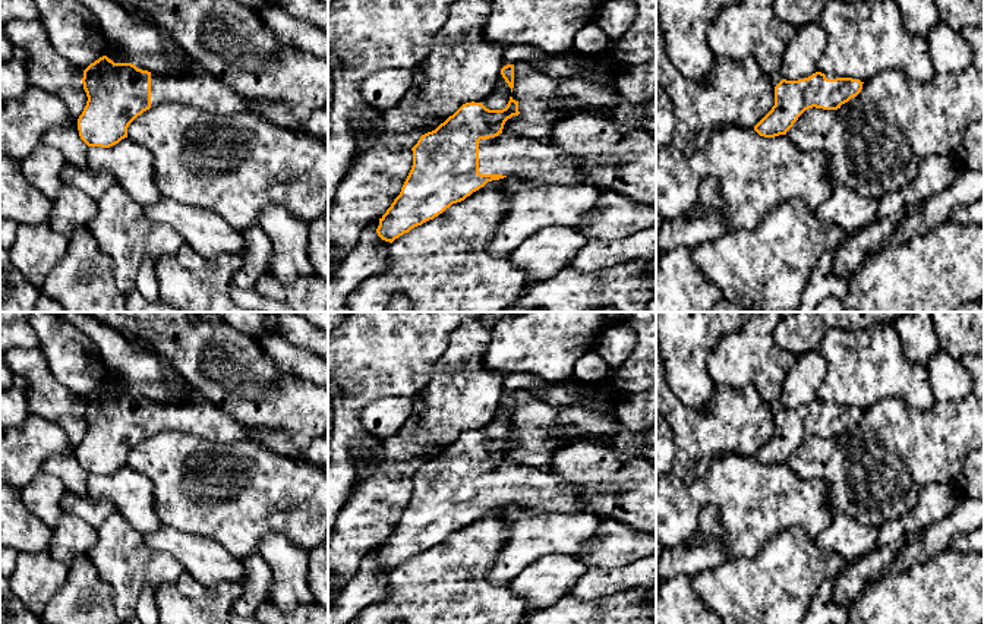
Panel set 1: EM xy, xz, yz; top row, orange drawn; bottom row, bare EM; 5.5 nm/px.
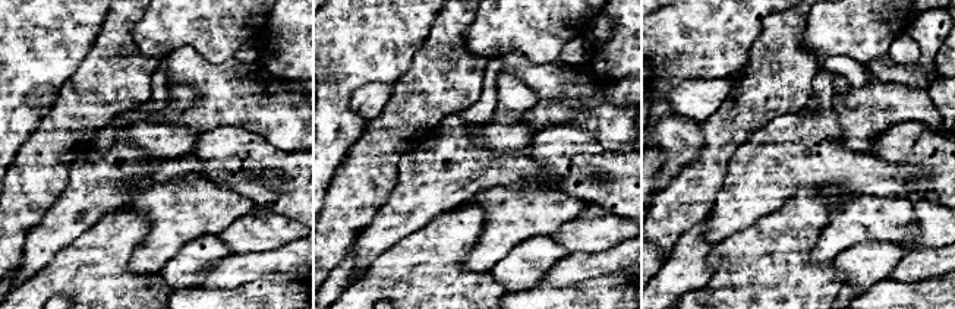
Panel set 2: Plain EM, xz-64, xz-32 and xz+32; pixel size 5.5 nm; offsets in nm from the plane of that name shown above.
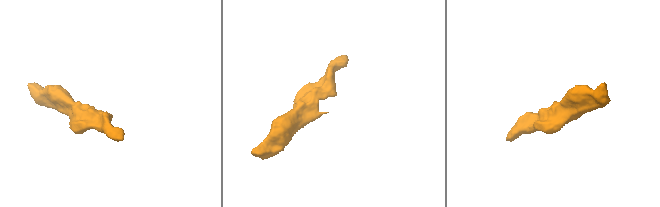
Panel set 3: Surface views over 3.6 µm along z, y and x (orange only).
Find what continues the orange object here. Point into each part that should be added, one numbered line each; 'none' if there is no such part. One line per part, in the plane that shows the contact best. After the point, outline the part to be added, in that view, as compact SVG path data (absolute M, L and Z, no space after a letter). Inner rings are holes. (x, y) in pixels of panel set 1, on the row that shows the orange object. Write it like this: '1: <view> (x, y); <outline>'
1: xz (505, 154); M499 133L495 138L479 141L479 173L517 176L521 179L539 179L564 185L584 183L583 166L586 160L578 160L548 139L530 139L511 133Z

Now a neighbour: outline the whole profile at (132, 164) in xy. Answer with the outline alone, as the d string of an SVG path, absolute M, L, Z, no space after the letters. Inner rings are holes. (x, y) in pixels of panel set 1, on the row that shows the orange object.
M129 138L110 148L89 146L88 167L104 170L142 207L158 202L163 195L154 177L154 157L149 149Z

